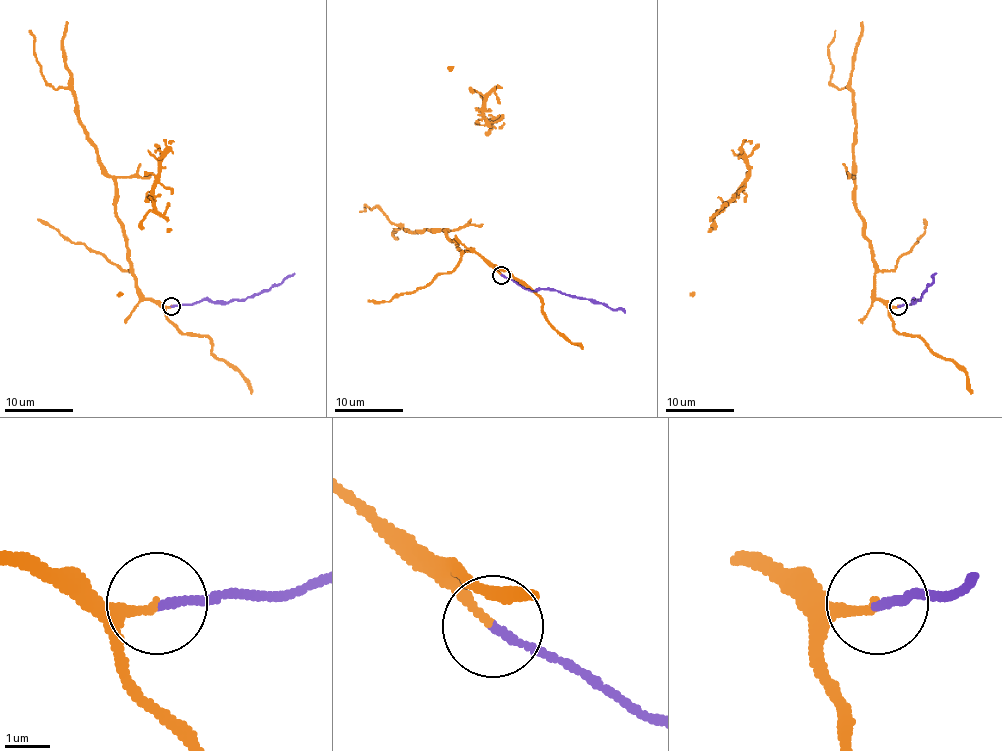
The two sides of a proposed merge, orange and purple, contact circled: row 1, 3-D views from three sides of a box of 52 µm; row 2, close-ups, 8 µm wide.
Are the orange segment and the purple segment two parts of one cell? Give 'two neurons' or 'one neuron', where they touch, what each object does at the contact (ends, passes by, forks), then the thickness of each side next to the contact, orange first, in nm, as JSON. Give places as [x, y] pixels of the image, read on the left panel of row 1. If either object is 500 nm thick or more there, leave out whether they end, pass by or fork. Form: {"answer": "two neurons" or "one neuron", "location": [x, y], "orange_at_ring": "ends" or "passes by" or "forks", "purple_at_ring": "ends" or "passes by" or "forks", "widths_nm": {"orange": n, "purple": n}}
{"answer": "one neuron", "location": [171, 306], "orange_at_ring": "ends", "purple_at_ring": "ends", "widths_nm": {"orange": 180, "purple": 180}}

